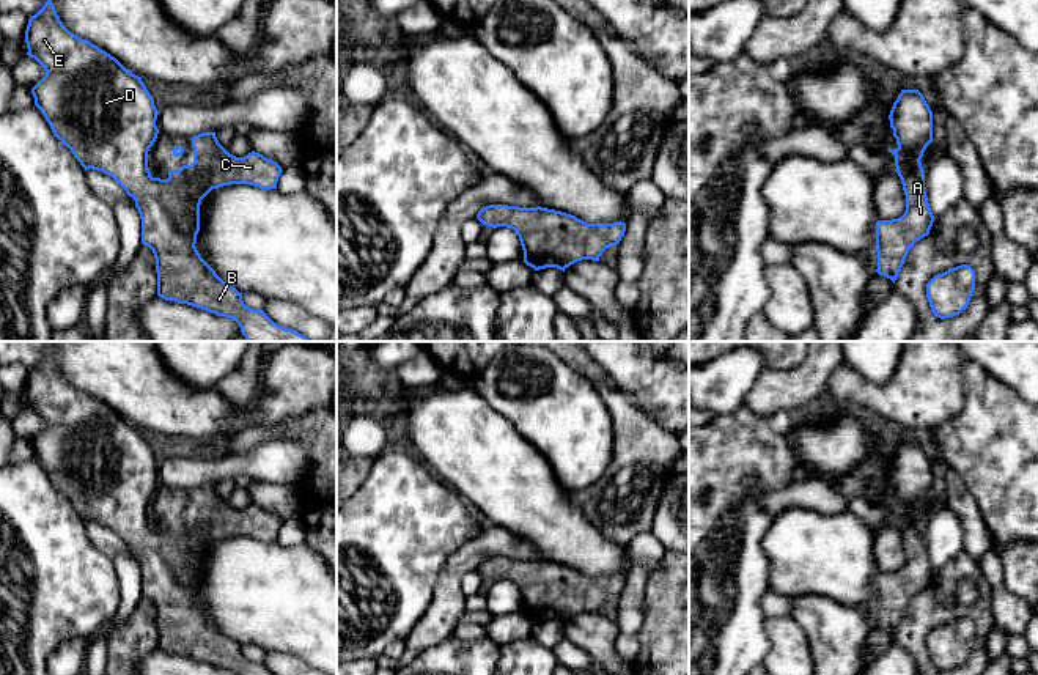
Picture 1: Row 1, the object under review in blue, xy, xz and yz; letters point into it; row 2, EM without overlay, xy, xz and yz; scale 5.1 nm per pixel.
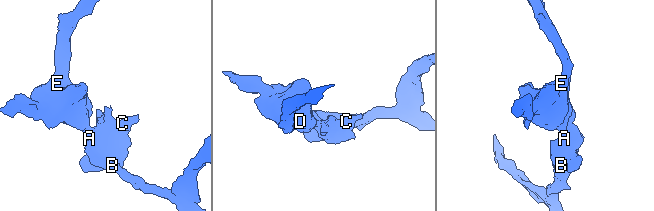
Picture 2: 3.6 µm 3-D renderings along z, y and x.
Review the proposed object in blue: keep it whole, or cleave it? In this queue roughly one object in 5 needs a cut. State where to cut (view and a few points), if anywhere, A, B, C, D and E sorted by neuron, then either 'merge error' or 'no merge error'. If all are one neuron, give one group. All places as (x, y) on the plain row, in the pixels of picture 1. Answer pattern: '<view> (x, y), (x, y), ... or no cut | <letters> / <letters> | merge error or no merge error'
no cut | A B C D E | no merge error

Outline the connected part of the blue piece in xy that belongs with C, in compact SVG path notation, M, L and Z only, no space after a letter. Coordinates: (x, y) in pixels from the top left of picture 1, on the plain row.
M47 351L47 354L44 356L44 359L28 371L28 378L25 382L25 395L27 395L27 408L35 411L46 423L46 428L31 441L31 447L35 450L35 458L41 463L41 466L44 467L46 474L49 475L53 488L63 496L66 497L71 505L74 507L74 510L80 515L80 518L85 522L98 522L102 524L109 529L112 529L124 543L129 549L132 549L135 552L135 560L138 562L140 571L142 571L142 596L149 599L154 606L156 610L156 625L157 625L157 648L165 651L165 653L175 653L178 656L187 656L201 662L206 662L209 666L214 666L217 669L225 669L230 672L234 672L236 675L274 675L266 666L264 662L253 662L250 659L247 659L242 653L242 645L239 645L236 640L233 640L230 636L223 634L215 623L201 610L201 607L198 606L195 596L197 596L197 587L200 584L200 557L201 552L212 543L212 541L219 541L223 538L230 538L230 537L250 537L260 541L277 541L277 535L278 530L282 527L282 519L274 515L272 511L264 510L260 505L248 505L244 510L236 510L233 507L230 507L217 492L215 485L203 485L198 488L192 489L192 500L193 500L193 515L190 518L182 518L179 522L170 522L168 524L168 530L167 532L160 532L160 530L153 530L151 524L148 521L148 503L153 499L153 496L157 491L159 481L156 478L156 472L157 472L157 461L154 458L154 452L149 447L149 444L146 442L145 436L142 434L142 430L132 426L131 423L127 423L115 409L112 409L110 406L107 406L105 403L99 401L98 398L91 397L86 392L79 390L77 387L71 385L63 374L60 373L55 359L52 356L50 351Z

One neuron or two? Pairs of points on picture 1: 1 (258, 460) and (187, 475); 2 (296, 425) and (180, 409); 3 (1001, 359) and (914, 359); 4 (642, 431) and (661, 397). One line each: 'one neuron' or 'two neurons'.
1: one neuron
2: two neurons
3: two neurons
4: two neurons

